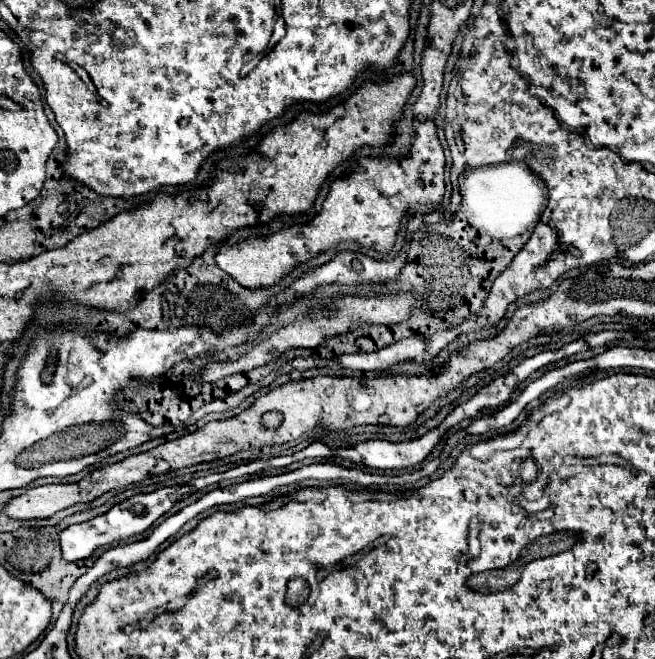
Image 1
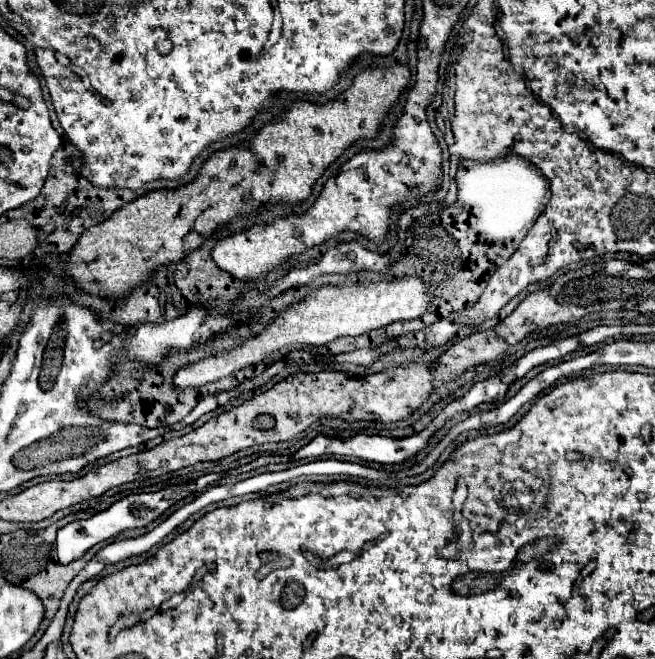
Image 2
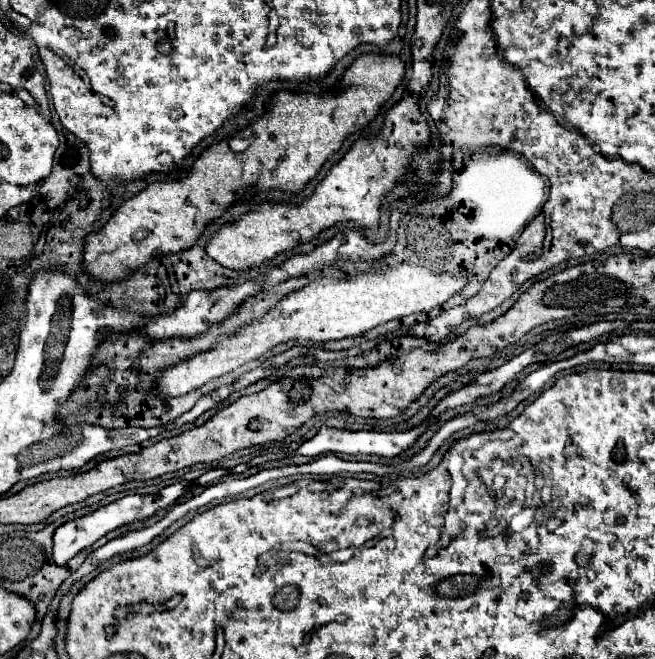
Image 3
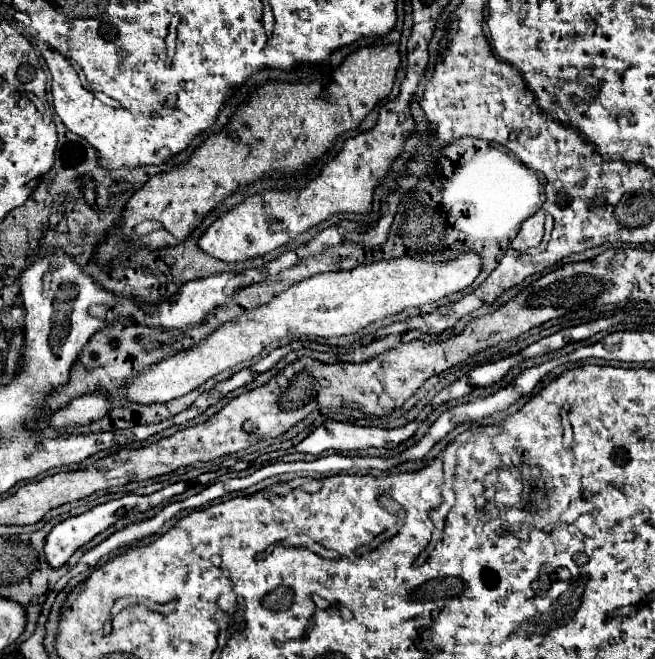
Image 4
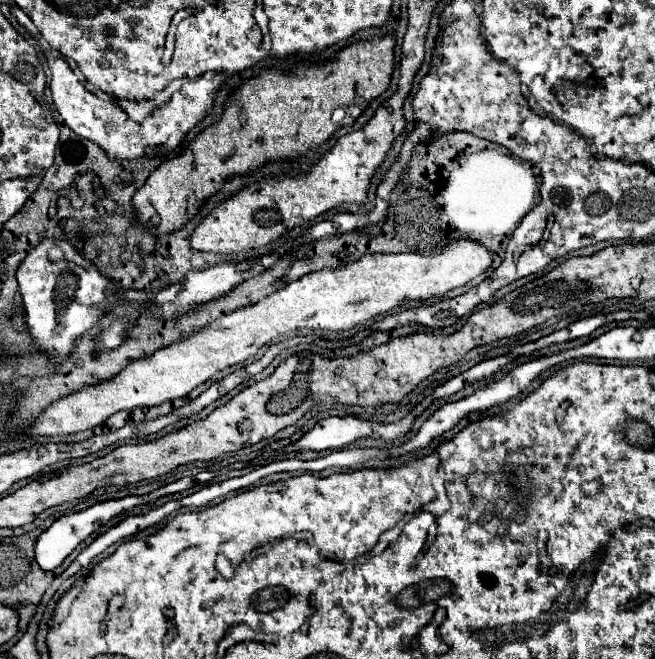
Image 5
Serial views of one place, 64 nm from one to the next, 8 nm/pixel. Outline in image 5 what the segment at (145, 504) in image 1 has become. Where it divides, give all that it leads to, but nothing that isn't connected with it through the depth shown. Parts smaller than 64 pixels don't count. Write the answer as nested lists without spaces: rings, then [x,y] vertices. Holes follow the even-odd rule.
[[[183,477],[182,479],[158,488],[154,490],[154,492],[150,492],[150,494],[146,494],[146,496],[136,496],[130,495],[126,496],[126,498],[120,498],[120,500],[108,500],[108,502],[100,502],[100,504],[94,504],[94,506],[90,506],[90,508],[86,508],[86,510],[82,510],[82,512],[74,512],[74,514],[66,514],[66,516],[60,516],[46,532],[42,532],[38,538],[36,538],[36,542],[34,542],[34,552],[36,552],[36,562],[38,562],[38,566],[42,568],[42,570],[54,570],[54,568],[58,568],[60,564],[62,564],[62,560],[80,544],[80,542],[84,542],[92,532],[96,532],[100,526],[104,526],[106,522],[108,522],[108,518],[112,518],[112,516],[118,516],[118,514],[122,514],[124,510],[130,510],[130,508],[134,508],[134,506],[138,506],[138,504],[148,504],[148,502],[154,502],[163,496],[180,493],[195,484],[195,480],[192,477]]]

